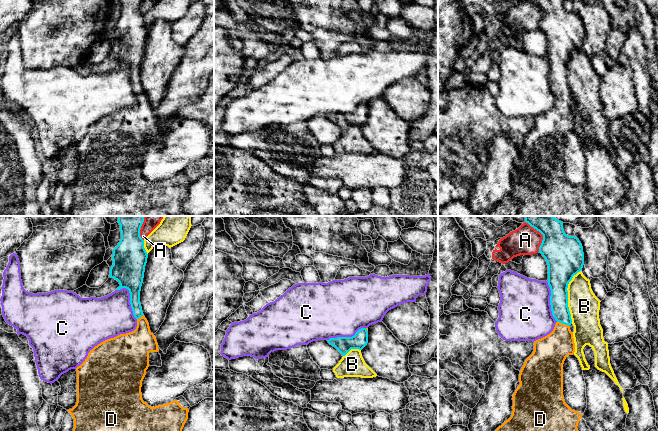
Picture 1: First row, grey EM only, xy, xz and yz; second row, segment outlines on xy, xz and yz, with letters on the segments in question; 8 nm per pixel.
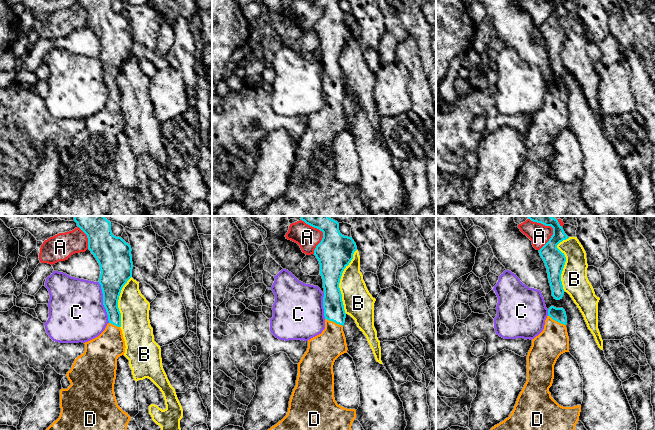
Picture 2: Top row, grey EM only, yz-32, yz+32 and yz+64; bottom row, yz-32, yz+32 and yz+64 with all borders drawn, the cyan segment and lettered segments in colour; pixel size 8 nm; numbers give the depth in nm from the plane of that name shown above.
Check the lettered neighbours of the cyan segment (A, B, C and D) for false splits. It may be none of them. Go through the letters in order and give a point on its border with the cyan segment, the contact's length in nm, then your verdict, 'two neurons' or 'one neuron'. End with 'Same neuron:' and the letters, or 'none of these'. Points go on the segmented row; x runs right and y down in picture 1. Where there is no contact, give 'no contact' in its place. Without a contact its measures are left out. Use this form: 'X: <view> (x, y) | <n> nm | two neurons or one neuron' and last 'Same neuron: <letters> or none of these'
A: yz (542, 234) | 280 nm | two neurons
B: yz (567, 296) | 440 nm | two neurons
C: xy (130, 299) | 300 nm | two neurons
D: yz (563, 323) | 110 nm | one neuron
Same neuron: D

